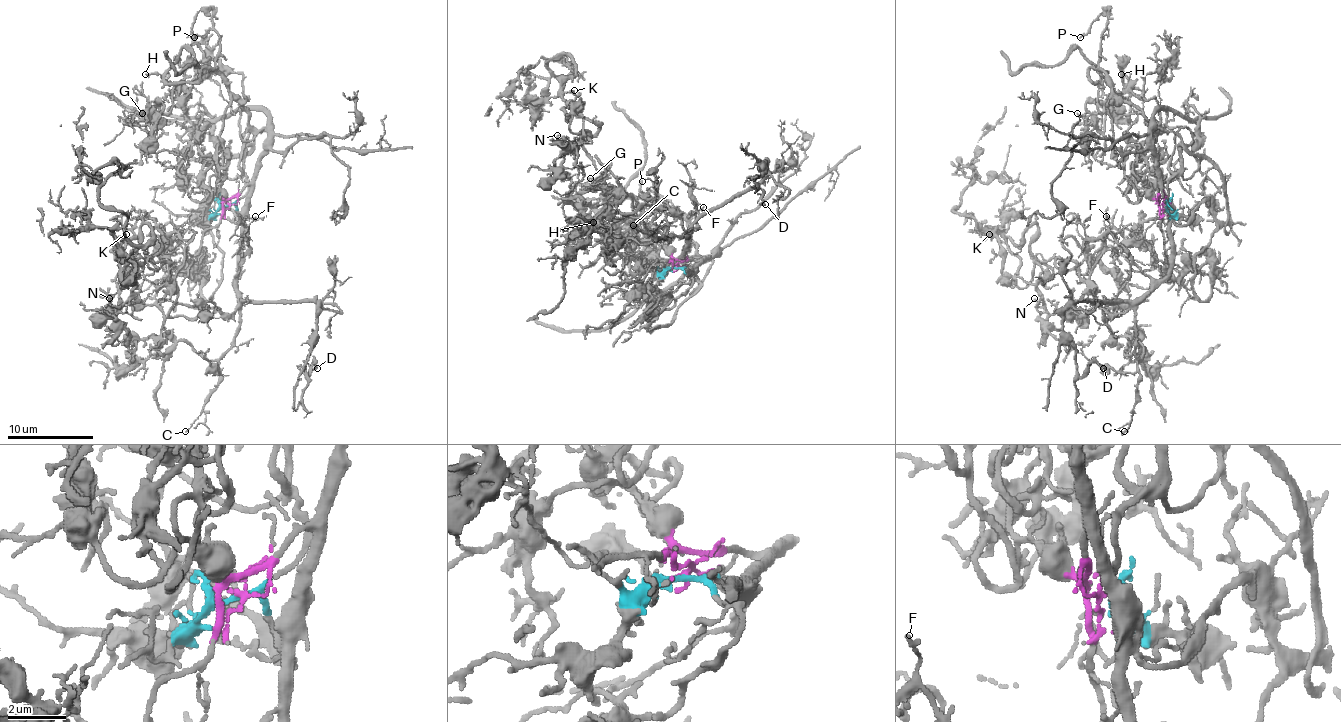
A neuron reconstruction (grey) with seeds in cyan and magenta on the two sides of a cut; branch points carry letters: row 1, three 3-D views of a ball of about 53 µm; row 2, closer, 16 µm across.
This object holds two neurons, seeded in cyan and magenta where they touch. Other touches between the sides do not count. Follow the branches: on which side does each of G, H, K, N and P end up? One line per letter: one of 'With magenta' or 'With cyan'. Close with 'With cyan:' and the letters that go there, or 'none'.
G: With cyan
H: With cyan
K: With cyan
N: With cyan
P: With cyan
With cyan: G, H, K, N, P

